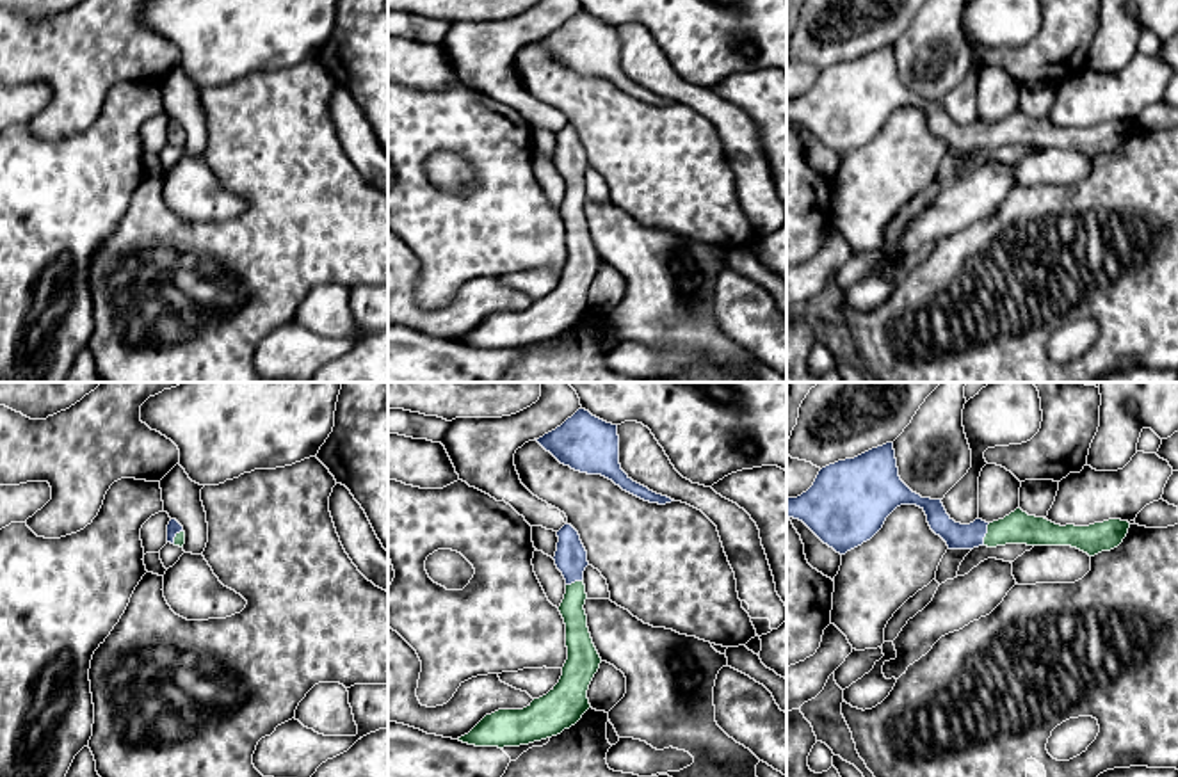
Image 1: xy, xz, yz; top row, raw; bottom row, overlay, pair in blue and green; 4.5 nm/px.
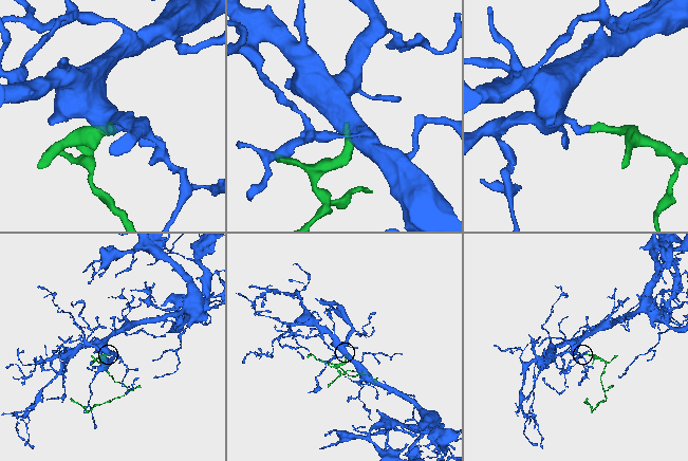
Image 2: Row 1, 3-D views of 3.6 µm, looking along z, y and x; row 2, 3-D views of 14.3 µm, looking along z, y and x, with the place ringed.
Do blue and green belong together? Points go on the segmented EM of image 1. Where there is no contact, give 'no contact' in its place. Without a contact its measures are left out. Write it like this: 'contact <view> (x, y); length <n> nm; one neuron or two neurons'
contact yz (984, 534); length 110 nm; one neuron

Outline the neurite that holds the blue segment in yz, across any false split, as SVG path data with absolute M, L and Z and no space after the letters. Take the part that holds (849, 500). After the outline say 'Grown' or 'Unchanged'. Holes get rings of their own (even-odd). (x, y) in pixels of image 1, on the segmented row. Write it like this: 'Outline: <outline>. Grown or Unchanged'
Outline: M893 443L822 468L806 493L787 498L787 517L803 521L824 544L845 555L870 541L900 505L920 507L931 530L948 549L1071 546L1094 557L1117 548L1130 528L1130 523L1121 519L1061 526L1021 509L993 523L956 523L941 500L922 498L900 480Z. Grown

